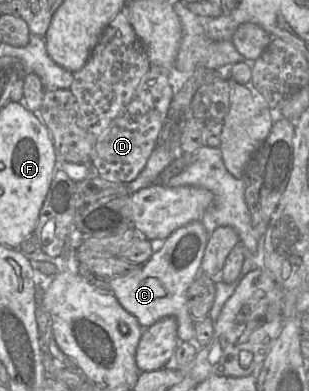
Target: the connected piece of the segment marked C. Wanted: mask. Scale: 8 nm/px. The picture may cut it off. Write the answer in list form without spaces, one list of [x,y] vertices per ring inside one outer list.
[[[192,221],[174,230],[163,246],[137,271],[109,280],[113,294],[121,306],[138,320],[142,328],[147,328],[164,317],[174,317],[177,321],[179,342],[195,343],[195,320],[190,315],[186,292],[199,273],[205,251],[208,232],[201,221]]]

